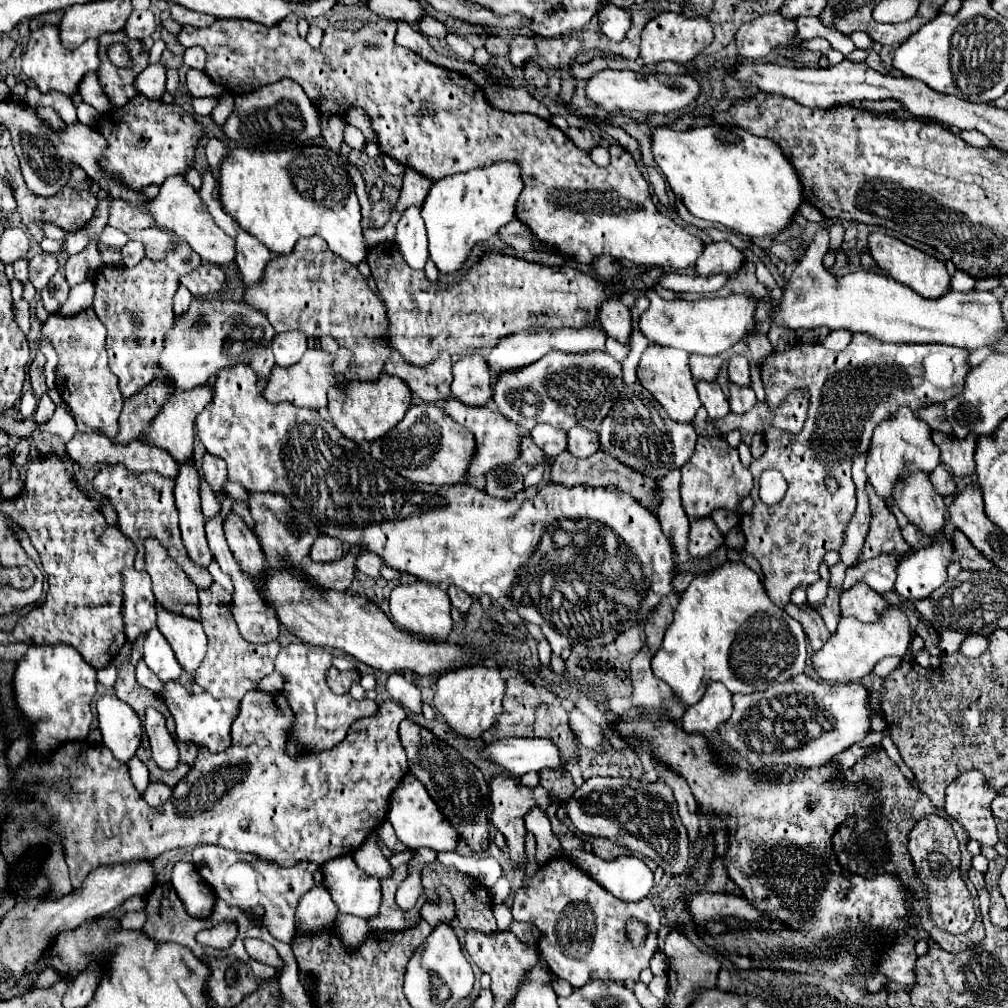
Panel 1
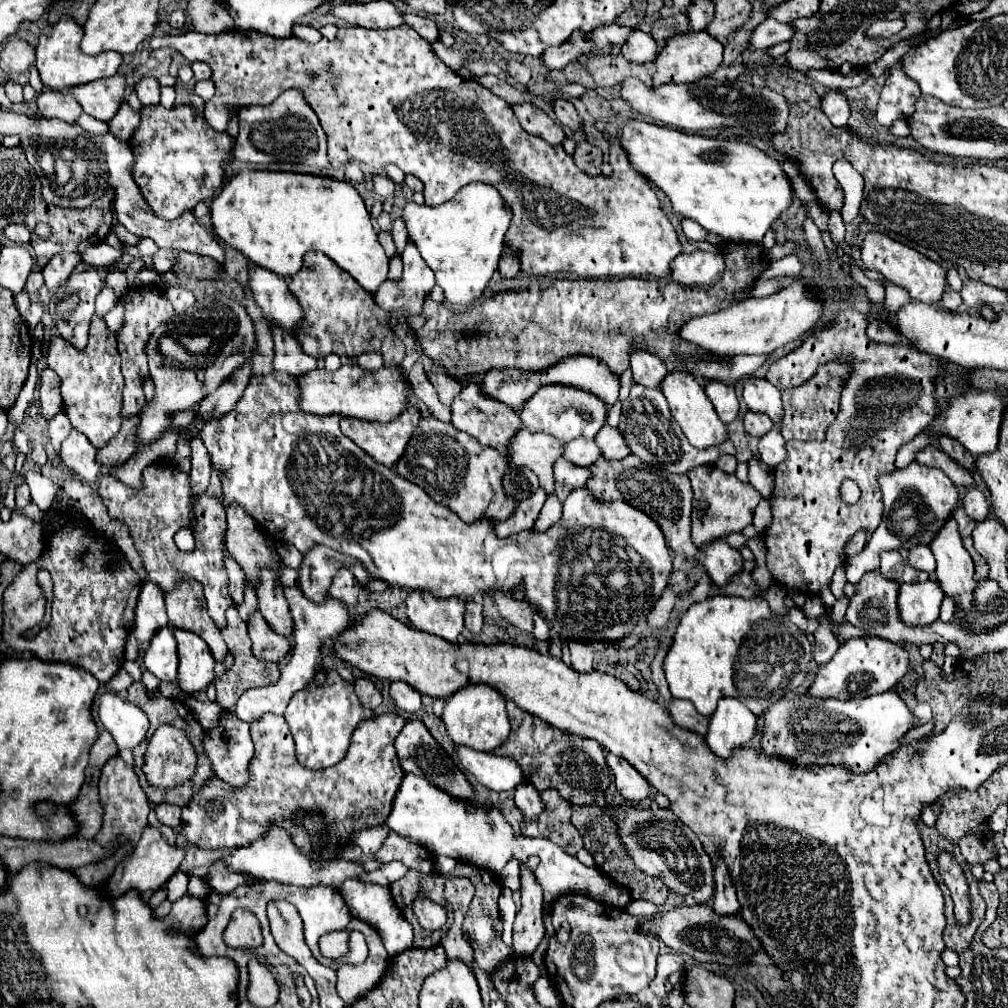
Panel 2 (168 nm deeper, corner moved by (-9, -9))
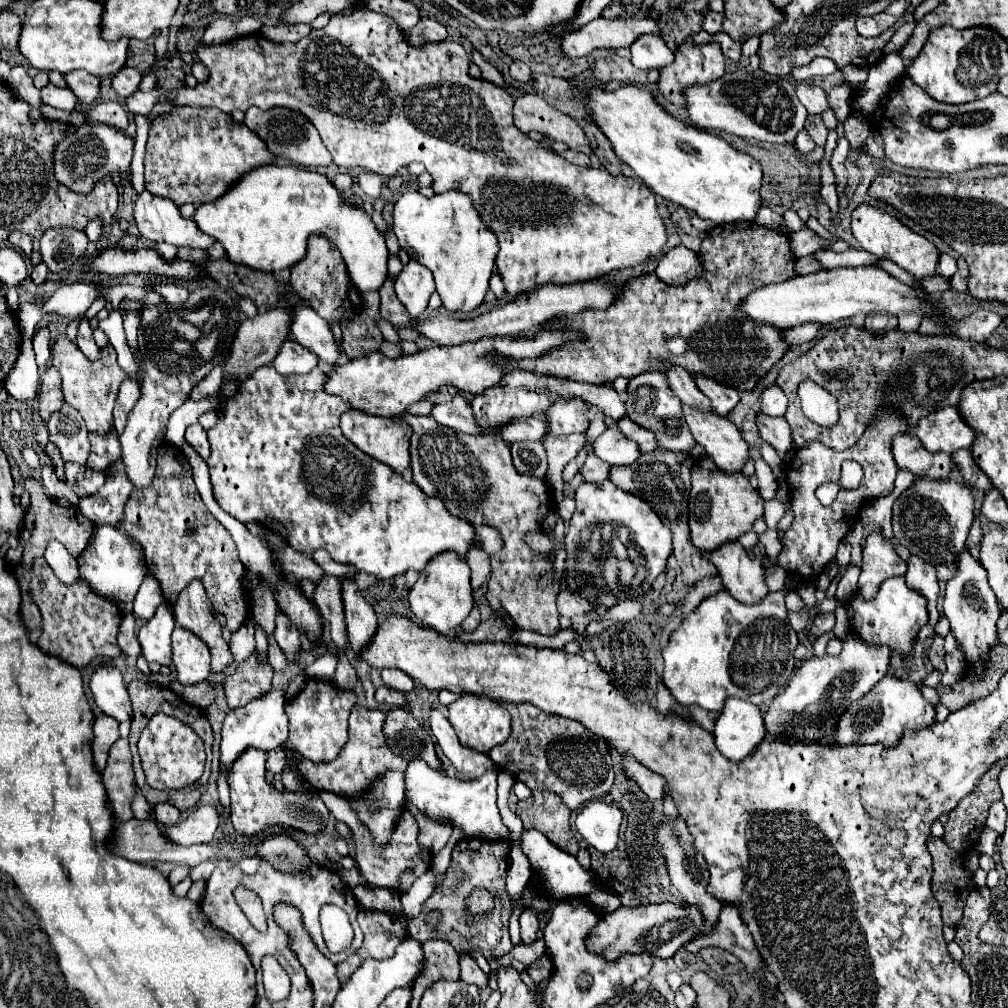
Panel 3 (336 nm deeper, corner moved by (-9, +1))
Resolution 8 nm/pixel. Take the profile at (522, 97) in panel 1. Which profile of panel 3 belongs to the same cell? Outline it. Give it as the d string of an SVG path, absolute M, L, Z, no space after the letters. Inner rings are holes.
M523 94L515 100L515 124L521 132L539 132L565 142L571 150L591 154L589 140L585 138L581 126L573 118L549 106L539 94Z

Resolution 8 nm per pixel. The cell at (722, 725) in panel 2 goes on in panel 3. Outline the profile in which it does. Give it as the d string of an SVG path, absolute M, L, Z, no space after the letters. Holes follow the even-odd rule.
M727 698L715 722L715 744L729 760L743 760L763 740L763 712L747 700Z

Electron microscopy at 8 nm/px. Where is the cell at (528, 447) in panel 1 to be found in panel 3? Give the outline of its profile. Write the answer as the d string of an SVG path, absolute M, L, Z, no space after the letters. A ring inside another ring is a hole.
M589 454L587 460L585 460L585 464L581 466L579 474L581 474L583 480L587 480L587 482L603 482L603 480L607 478L607 474L609 474L609 464L605 464L605 462L599 460L597 456Z

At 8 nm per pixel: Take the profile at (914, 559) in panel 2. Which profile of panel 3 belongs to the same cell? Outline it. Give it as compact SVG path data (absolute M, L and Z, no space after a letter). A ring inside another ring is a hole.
M911 556L907 562L909 570L905 574L907 584L915 590L919 590L923 596L929 600L929 626L935 626L939 620L939 610L937 610L937 594L939 594L939 584L935 570L931 564L923 562L919 556Z

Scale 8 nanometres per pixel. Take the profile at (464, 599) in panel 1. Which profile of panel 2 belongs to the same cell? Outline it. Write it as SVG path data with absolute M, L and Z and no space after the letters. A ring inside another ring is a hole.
M473 600L467 602L467 612L465 612L465 626L467 630L477 636L481 632L481 626L483 626L483 616L481 616L481 606Z

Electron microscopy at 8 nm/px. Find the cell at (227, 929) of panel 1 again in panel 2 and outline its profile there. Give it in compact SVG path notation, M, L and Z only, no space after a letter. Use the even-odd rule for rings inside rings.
M235 910L225 930L225 942L233 948L259 948L263 944L257 916L249 910Z

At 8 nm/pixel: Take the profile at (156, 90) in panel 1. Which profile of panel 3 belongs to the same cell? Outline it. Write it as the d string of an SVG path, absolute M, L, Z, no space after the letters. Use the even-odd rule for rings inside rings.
M125 66L125 68L121 68L121 72L117 72L113 76L113 82L111 84L113 84L113 90L121 98L127 98L127 96L131 96L131 94L137 92L137 88L141 84L141 78L143 78L143 74L137 68Z

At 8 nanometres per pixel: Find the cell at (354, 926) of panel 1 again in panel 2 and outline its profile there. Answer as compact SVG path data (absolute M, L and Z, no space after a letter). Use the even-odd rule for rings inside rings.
M351 920L351 930L359 930L365 934L369 944L369 958L361 966L341 966L337 970L337 994L345 1004L351 1005L357 998L371 990L385 974L385 962L389 962L389 954L373 930L373 926L363 920Z

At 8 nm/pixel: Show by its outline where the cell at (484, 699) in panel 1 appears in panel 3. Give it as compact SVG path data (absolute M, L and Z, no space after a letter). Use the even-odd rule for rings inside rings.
M461 694L455 702L451 702L447 706L447 712L449 712L449 722L453 724L461 744L465 744L467 748L485 752L485 754L493 746L505 742L511 732L511 716L509 716L507 708L499 700L493 700L483 694L481 696L479 694Z

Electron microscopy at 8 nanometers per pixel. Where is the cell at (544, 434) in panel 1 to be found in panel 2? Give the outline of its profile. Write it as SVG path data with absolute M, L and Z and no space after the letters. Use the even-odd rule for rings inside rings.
M577 438L577 440L571 440L569 444L565 444L563 456L577 466L591 466L593 462L597 462L601 458L601 450L595 444L595 440Z

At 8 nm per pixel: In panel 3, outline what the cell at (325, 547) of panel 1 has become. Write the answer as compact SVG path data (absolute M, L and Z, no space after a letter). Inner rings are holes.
M355 578L343 580L343 608L347 622L347 636L355 654L369 642L373 632L377 630L377 616L373 608L363 600Z

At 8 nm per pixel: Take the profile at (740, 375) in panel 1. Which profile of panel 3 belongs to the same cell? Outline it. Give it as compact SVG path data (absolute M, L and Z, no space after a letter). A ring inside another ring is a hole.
M765 386L761 392L761 412L771 414L771 416L783 416L787 410L787 396L785 392L777 386Z

